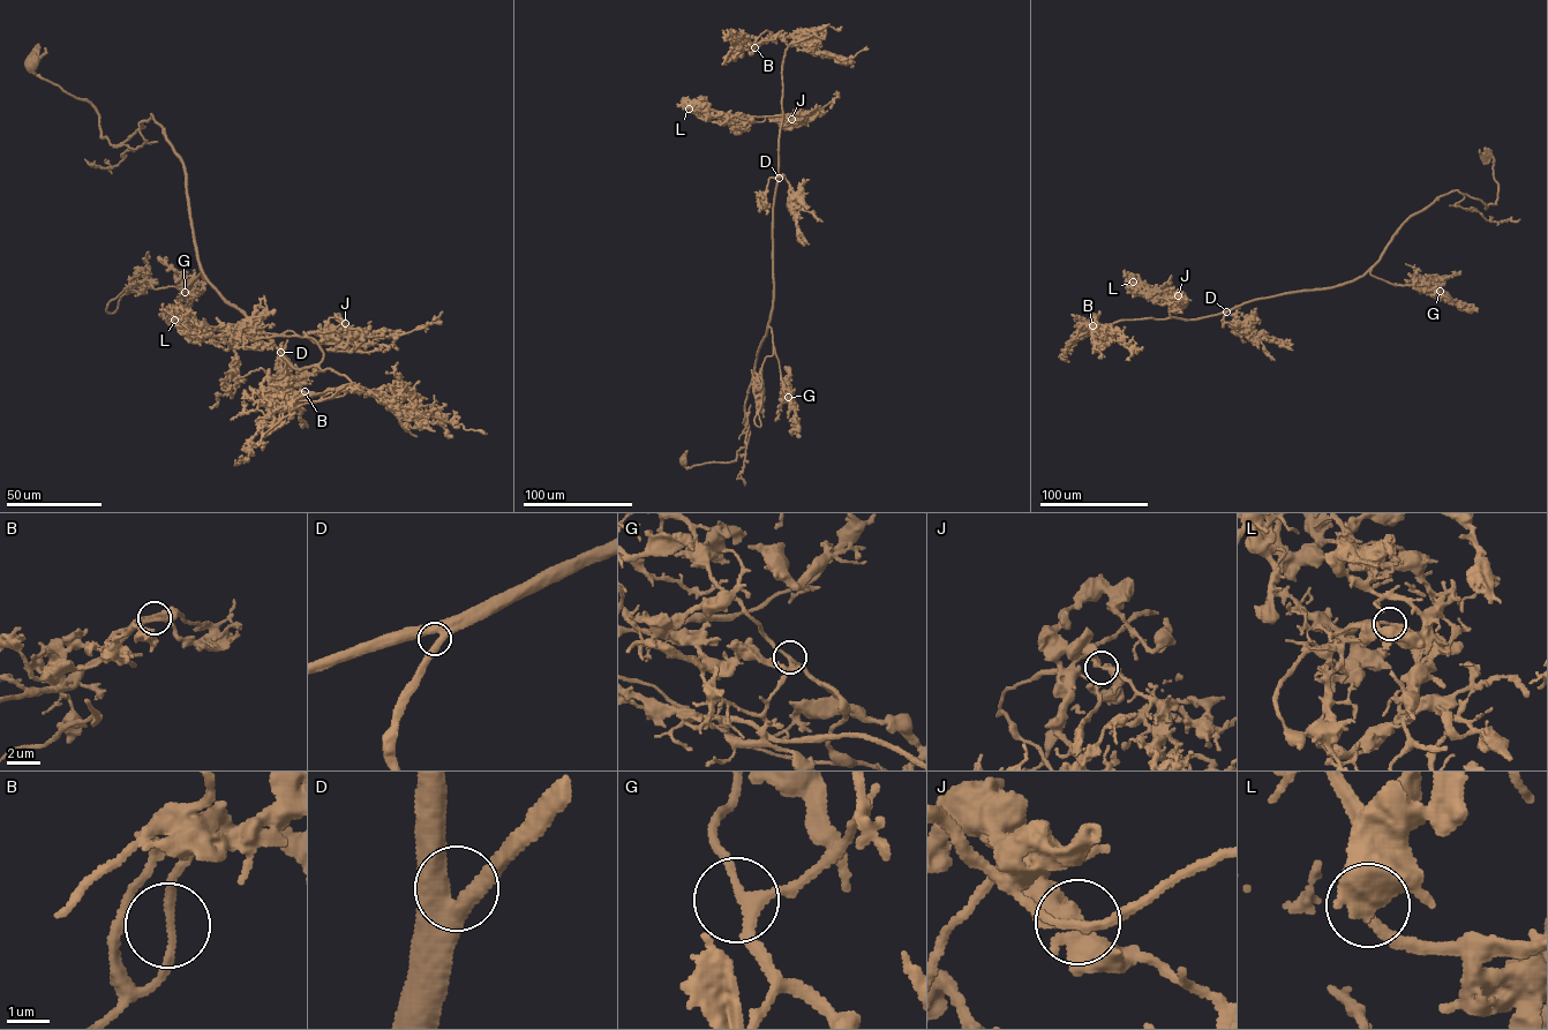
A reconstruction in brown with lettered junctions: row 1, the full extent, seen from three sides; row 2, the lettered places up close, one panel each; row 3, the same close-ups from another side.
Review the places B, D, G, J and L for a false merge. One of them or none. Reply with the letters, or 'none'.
none

